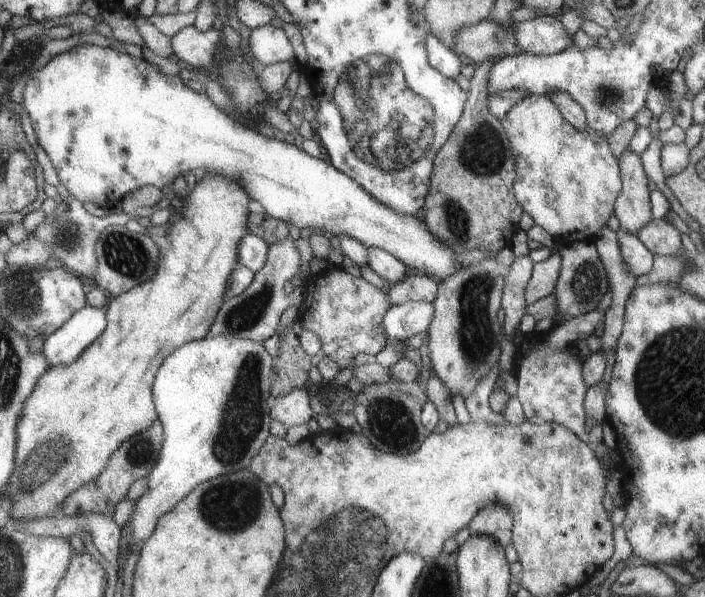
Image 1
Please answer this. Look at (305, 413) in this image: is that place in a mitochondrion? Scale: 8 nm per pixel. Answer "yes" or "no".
no

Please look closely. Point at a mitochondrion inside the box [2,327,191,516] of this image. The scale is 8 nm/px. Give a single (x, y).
(48, 458)

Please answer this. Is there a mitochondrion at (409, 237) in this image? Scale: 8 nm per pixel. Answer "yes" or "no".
no

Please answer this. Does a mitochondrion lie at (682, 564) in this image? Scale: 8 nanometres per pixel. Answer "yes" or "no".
no

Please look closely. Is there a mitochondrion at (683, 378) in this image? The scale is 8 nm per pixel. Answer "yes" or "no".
yes

